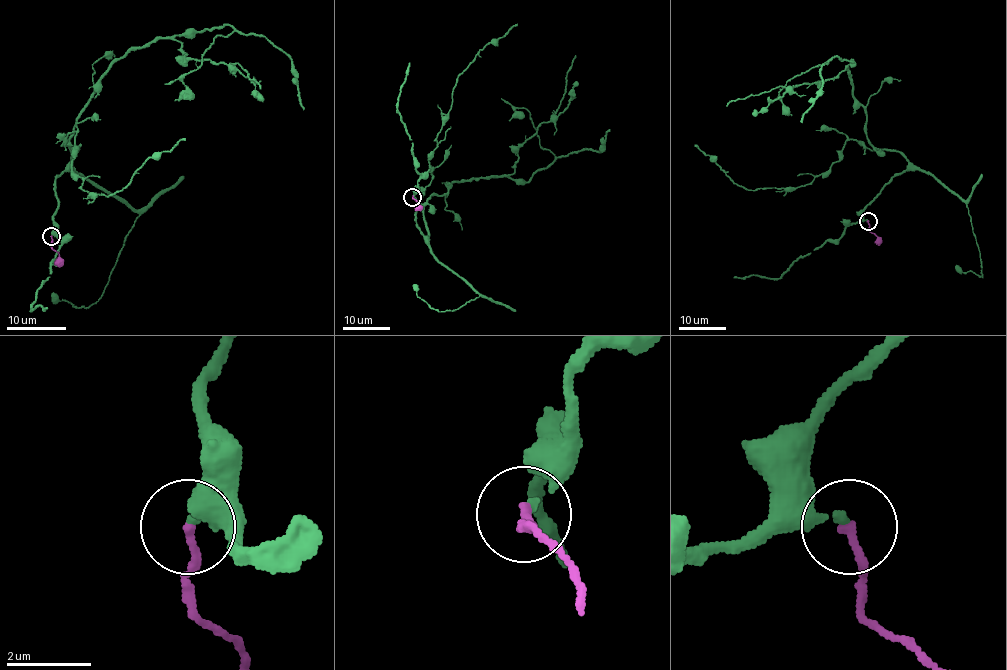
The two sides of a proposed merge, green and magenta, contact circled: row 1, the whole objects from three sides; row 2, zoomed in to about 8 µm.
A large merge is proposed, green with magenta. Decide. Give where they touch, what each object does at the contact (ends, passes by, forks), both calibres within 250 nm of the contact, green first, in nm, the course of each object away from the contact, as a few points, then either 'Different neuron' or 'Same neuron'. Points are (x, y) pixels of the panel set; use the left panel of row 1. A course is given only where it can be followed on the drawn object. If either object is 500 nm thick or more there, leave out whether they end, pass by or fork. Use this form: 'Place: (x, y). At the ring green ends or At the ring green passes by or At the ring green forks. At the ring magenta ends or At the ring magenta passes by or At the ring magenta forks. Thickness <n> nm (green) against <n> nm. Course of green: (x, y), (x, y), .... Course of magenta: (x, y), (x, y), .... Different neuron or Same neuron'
Place: (51, 236). At the ring green ends. At the ring magenta ends. Thickness 170 nm (green) against 200 nm. Course of green: (51, 235), (66, 142), (103, 75), (158, 39), (230, 25), (175, 100). Course of magenta: (51, 236), (61, 266). Same neuron

